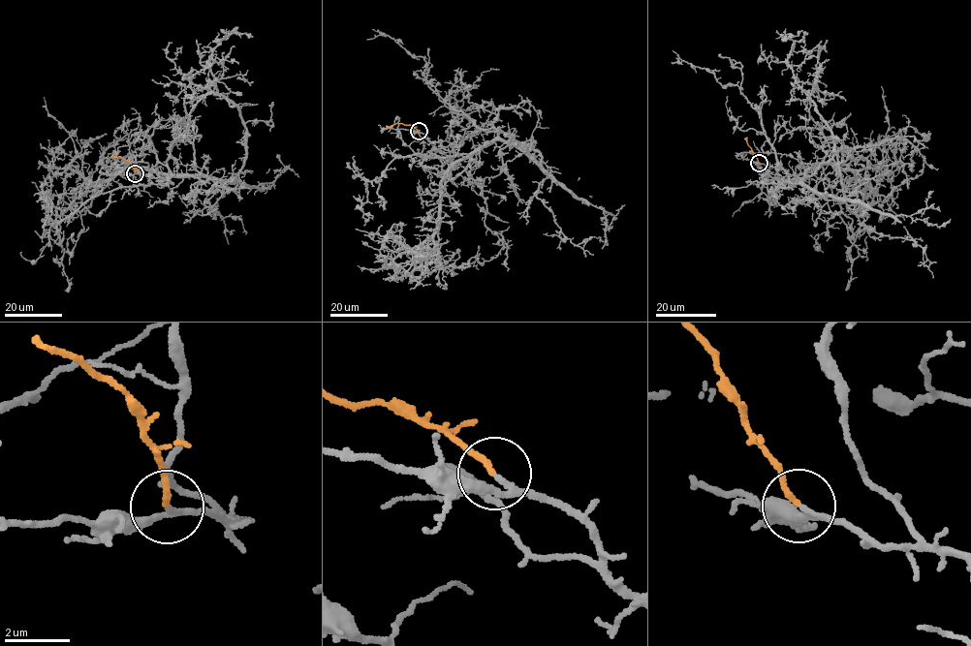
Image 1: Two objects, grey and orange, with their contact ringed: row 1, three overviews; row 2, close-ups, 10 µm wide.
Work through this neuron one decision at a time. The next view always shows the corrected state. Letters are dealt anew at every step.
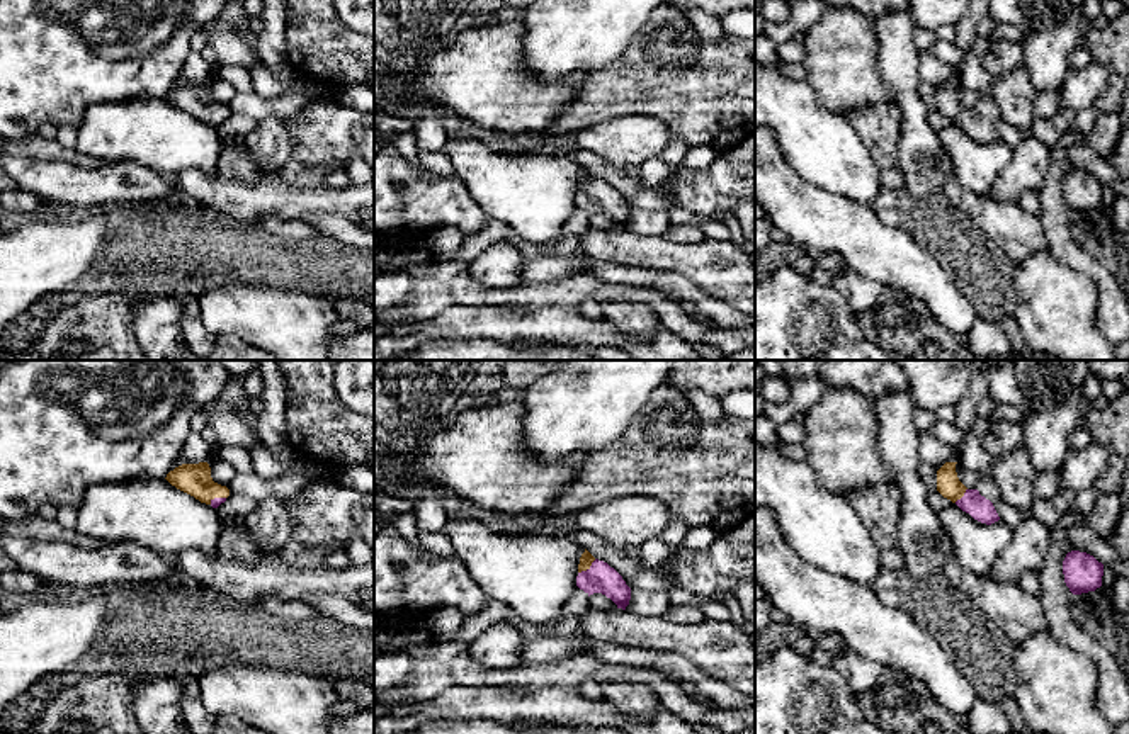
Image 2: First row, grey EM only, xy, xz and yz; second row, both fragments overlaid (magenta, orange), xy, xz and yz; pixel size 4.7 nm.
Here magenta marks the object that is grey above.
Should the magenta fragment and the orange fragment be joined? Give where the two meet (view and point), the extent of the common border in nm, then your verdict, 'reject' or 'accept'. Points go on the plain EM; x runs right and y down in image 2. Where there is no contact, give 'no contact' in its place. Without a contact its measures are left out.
meets magenta in xz at (587, 189); contact 110 nm long; accept

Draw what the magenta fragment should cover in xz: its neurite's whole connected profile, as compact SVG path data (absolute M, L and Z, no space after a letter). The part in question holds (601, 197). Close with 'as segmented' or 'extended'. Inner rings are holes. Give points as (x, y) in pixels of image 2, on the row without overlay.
M587 168L580 177L576 206L588 216L593 212L605 214L622 229L631 219L631 207L622 195L607 182L595 178Z; extended

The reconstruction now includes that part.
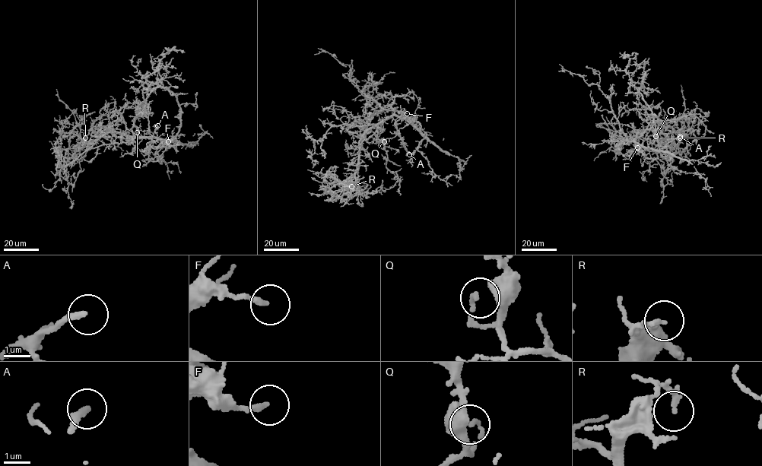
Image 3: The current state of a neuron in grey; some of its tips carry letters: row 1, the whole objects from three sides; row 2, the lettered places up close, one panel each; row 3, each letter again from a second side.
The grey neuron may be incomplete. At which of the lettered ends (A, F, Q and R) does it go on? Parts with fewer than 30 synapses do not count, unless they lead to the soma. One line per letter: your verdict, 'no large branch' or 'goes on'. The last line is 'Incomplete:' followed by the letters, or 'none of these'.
A: goes on
F: no large branch
Q: no large branch
R: no large branch
Incomplete: A

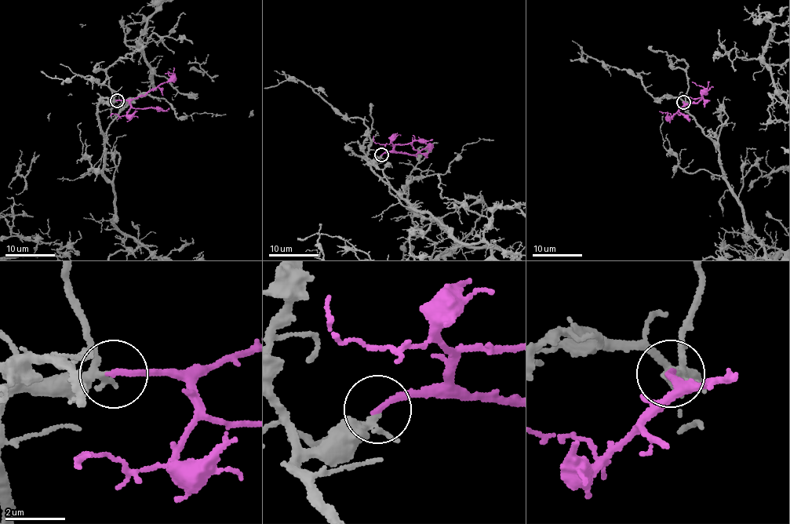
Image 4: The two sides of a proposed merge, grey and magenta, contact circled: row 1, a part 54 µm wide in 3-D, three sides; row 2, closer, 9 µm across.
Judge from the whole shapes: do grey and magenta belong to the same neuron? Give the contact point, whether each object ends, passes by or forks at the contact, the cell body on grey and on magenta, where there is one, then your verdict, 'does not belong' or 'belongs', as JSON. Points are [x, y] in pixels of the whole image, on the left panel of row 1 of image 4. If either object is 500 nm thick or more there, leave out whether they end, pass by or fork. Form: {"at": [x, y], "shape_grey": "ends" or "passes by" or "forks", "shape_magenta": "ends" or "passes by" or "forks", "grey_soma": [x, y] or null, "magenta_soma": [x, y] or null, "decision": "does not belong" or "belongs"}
{"at": [117, 100], "shape_grey": "forks", "shape_magenta": "ends", "grey_soma": null, "magenta_soma": null, "decision": "belongs"}

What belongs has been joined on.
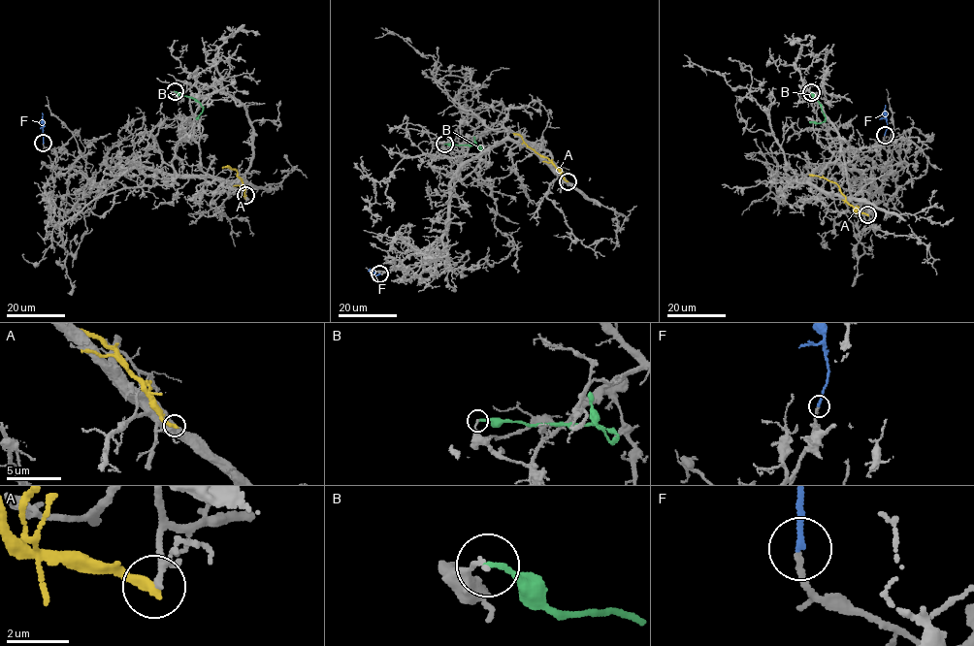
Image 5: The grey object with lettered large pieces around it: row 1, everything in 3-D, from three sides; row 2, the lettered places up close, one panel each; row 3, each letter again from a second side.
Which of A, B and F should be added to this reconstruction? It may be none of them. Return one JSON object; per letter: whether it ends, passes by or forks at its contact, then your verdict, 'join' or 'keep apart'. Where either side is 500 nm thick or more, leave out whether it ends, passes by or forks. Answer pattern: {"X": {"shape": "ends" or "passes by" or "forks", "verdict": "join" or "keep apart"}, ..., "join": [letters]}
{"A": {"shape": "ends", "verdict": "keep apart"}, "B": {"shape": "ends", "verdict": "keep apart"}, "F": {"shape": "ends", "verdict": "join"}, "join": ["F"]}

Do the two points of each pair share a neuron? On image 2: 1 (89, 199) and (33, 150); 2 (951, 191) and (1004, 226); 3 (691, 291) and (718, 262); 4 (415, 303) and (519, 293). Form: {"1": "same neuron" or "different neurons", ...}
{"1": "different neurons", "2": "same neuron", "3": "different neurons", "4": "same neuron"}

